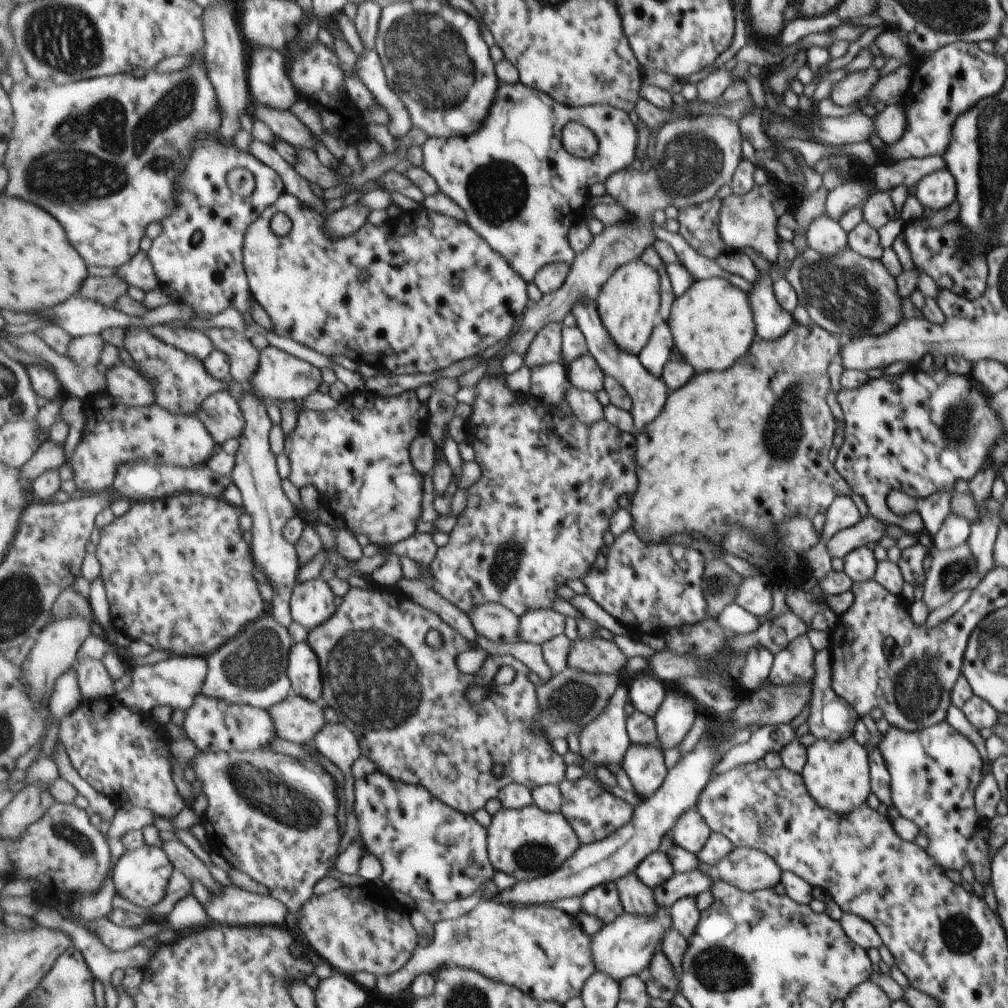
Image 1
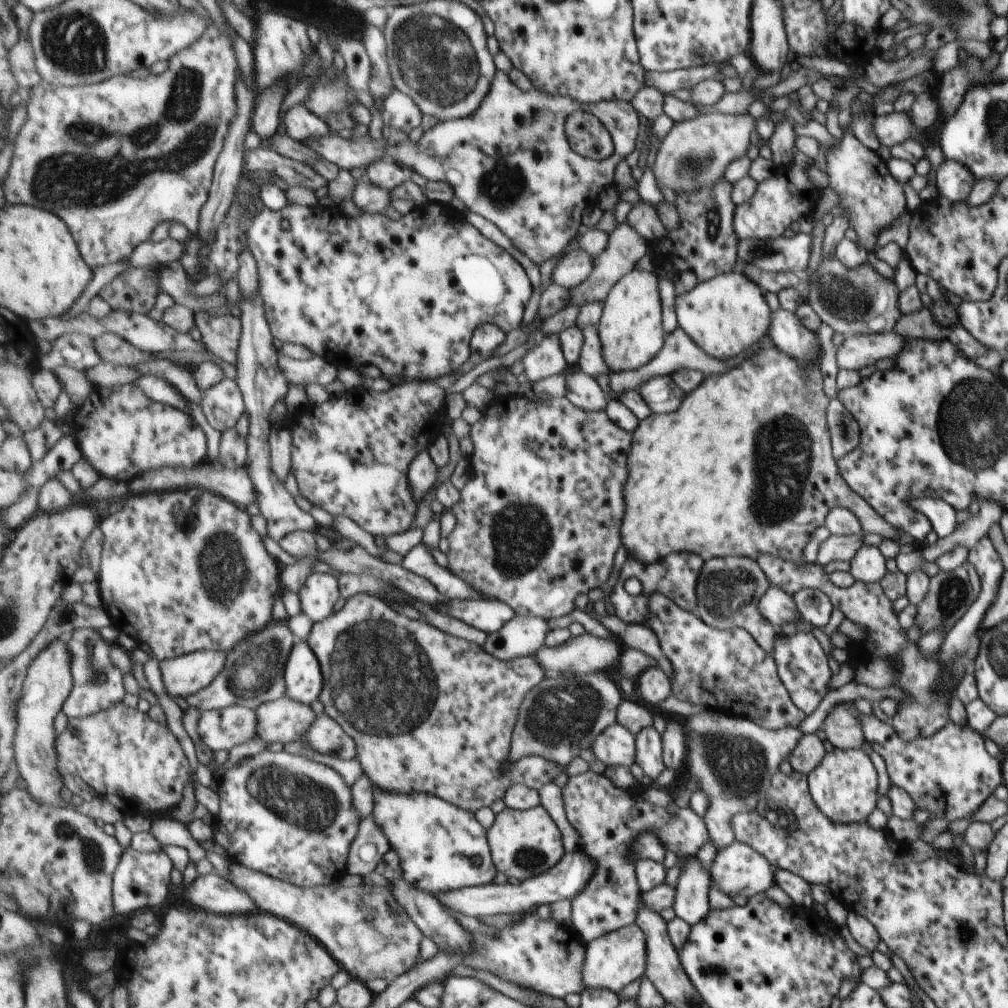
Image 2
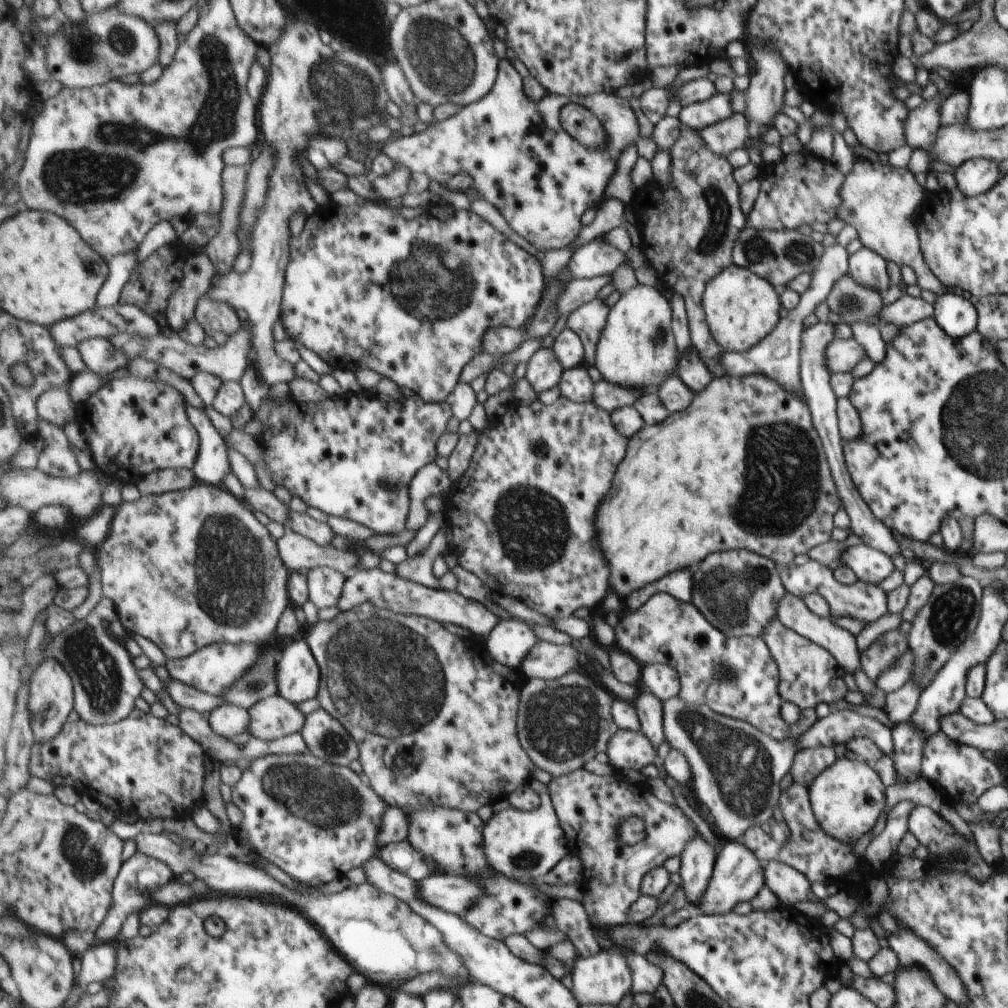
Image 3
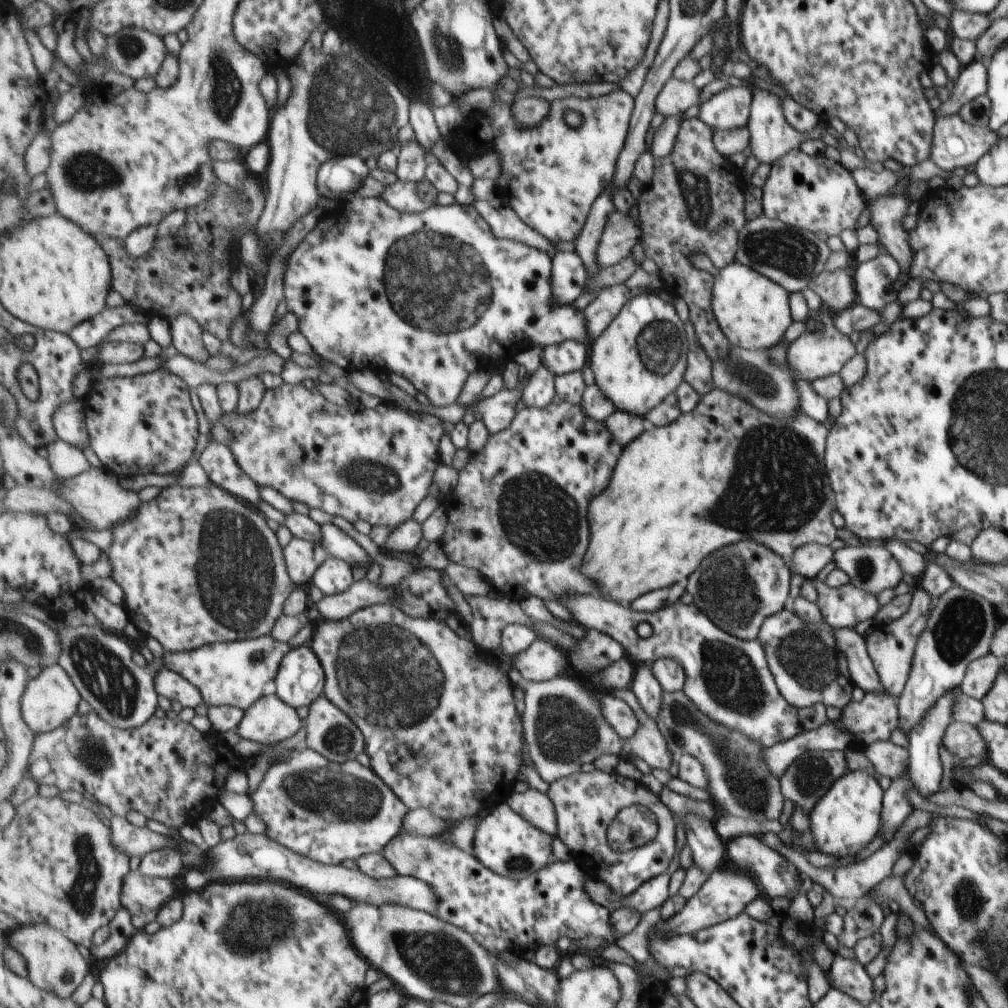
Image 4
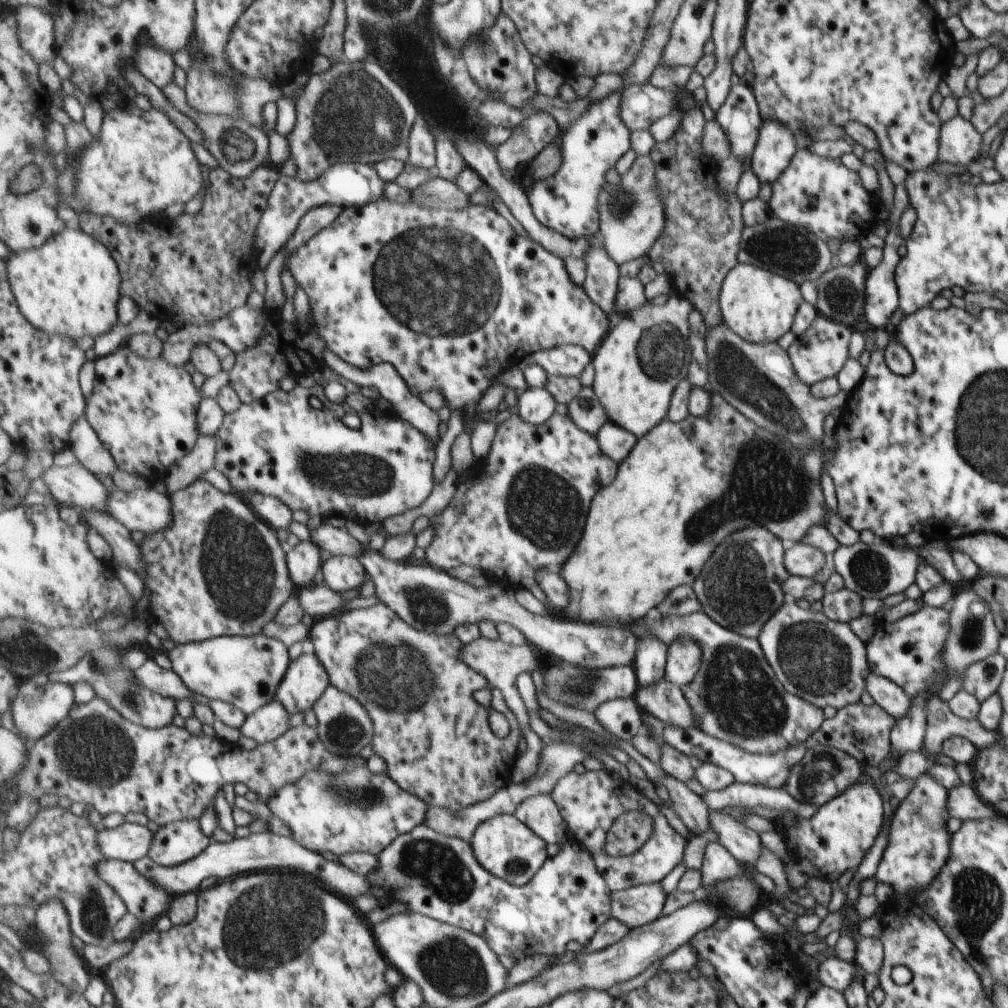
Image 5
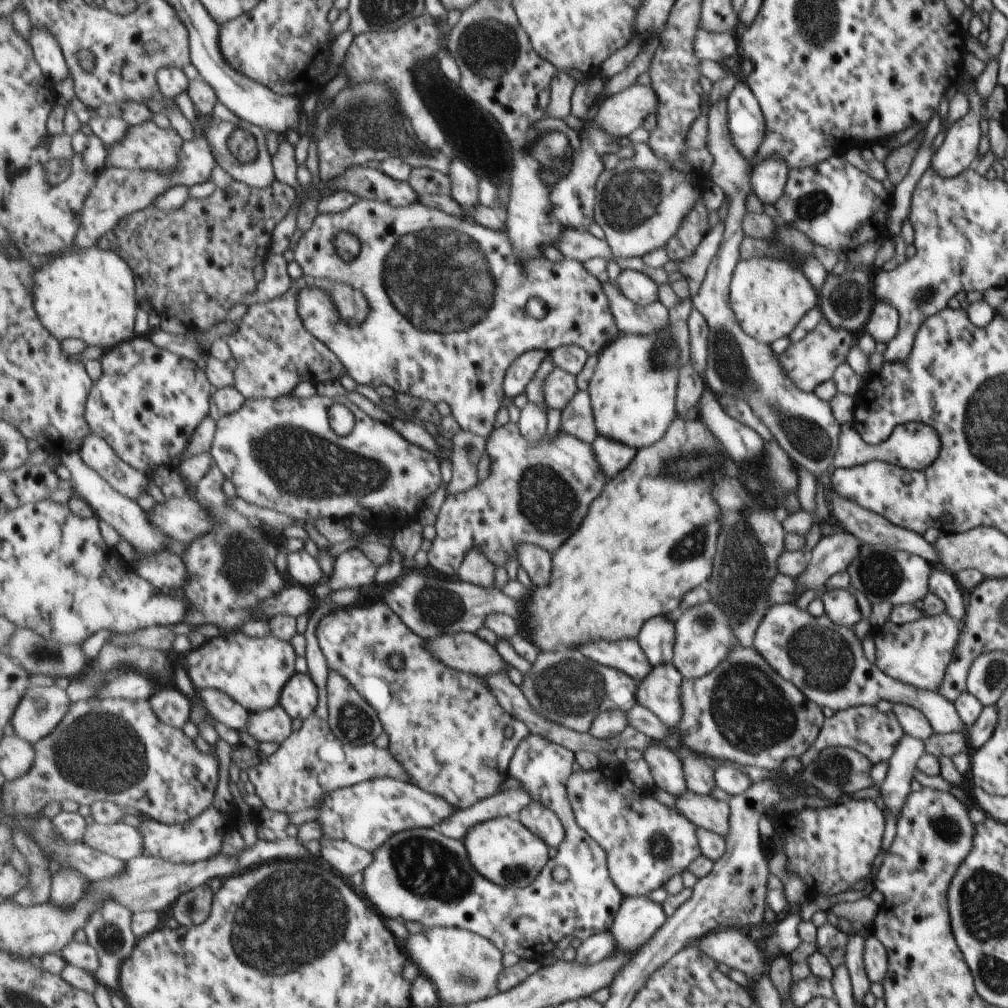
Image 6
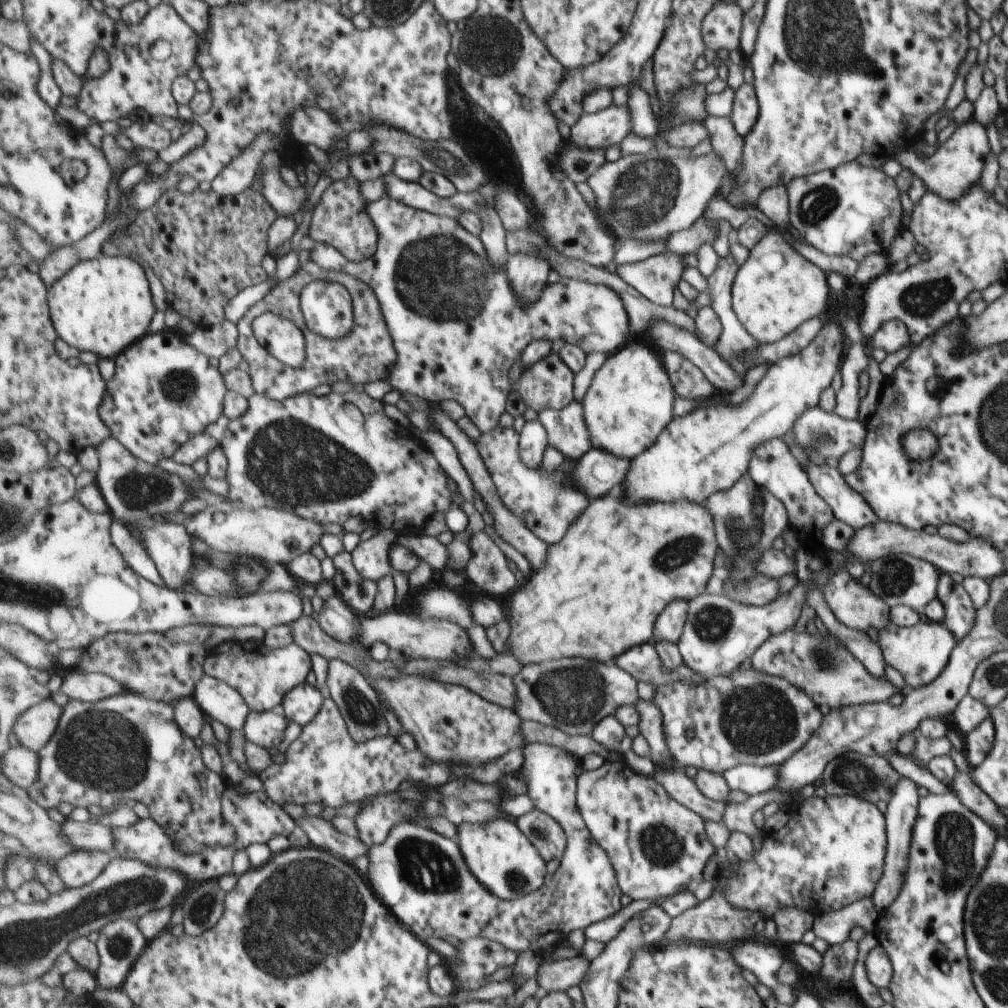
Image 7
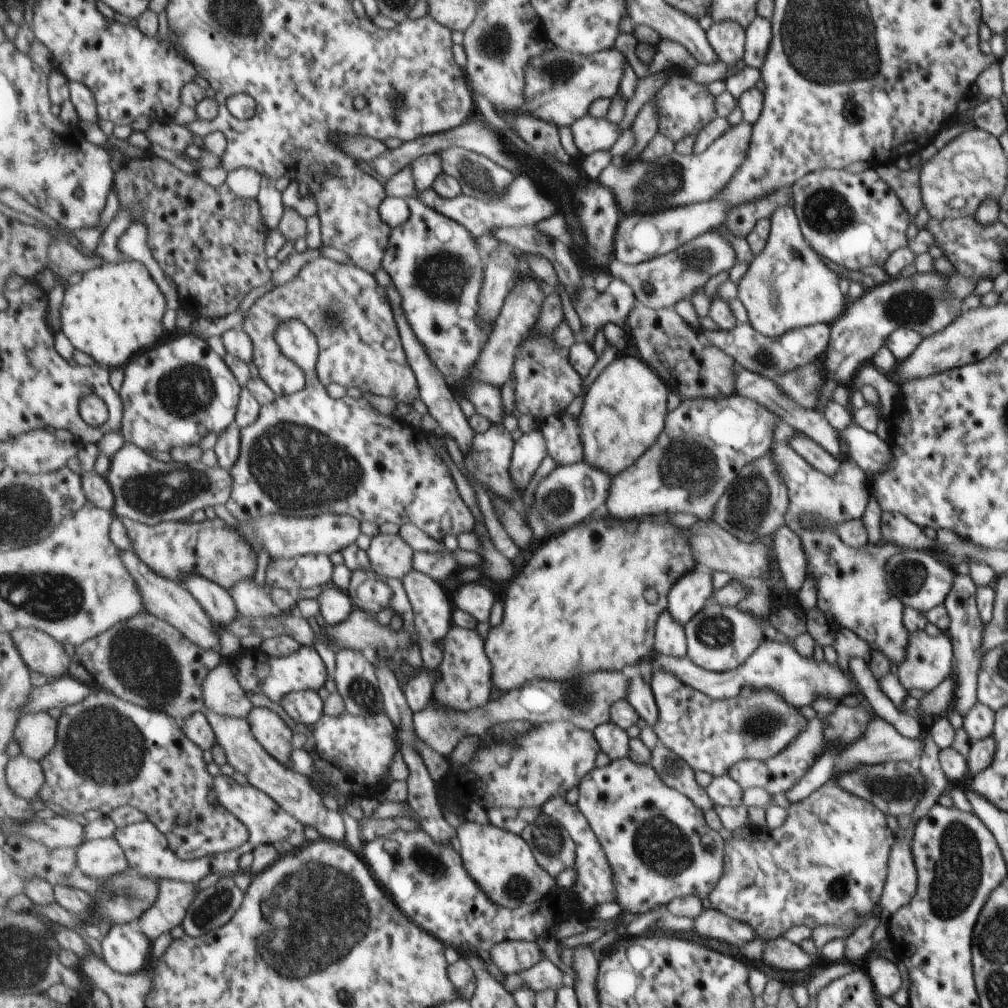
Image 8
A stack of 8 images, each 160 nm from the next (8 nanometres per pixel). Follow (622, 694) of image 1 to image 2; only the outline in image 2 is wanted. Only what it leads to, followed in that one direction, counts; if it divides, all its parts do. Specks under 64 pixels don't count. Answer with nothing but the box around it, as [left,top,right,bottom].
[591,722,637,767]

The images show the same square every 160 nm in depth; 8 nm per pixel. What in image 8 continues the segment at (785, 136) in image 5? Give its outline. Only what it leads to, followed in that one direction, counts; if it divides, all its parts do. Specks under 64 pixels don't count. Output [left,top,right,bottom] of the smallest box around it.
[736,207,843,337]

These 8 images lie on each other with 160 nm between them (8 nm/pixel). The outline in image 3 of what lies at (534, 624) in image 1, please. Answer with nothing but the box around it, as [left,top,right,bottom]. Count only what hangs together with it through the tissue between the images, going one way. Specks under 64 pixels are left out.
[484,618,540,669]

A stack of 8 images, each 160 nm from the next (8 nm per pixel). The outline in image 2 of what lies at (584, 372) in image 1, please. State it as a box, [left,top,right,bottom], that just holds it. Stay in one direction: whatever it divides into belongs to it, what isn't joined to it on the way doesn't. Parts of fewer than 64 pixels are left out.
[578,325,611,376]

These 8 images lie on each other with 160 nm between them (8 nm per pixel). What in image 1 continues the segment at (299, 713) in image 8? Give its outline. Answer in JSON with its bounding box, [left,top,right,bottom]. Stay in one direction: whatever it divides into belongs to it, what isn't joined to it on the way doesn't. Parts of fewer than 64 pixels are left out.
[288,641,324,702]

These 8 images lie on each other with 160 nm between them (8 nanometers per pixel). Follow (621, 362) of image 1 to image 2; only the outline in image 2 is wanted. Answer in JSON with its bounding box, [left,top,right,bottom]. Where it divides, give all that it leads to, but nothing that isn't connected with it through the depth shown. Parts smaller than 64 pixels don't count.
[639,376,683,414]

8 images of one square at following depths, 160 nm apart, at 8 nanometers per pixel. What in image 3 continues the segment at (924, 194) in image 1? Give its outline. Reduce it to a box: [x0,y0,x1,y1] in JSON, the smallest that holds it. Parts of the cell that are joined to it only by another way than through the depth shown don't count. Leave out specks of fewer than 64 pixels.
[955,159,1002,197]

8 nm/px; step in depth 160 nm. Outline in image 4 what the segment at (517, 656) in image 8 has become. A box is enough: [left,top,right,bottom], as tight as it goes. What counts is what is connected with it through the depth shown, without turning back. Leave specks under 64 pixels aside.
[582,388,836,605]

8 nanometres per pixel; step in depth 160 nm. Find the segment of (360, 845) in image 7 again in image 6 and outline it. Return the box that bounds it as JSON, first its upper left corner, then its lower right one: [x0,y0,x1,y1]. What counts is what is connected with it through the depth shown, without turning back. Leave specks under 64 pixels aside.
[320,837,375,876]

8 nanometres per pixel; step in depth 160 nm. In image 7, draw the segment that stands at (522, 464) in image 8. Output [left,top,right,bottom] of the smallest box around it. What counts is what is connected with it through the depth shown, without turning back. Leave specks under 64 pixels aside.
[520,420,550,469]

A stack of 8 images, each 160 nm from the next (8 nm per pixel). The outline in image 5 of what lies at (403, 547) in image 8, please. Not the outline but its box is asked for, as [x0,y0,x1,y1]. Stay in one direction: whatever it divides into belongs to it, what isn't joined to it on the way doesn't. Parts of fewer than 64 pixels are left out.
[323,555,368,592]

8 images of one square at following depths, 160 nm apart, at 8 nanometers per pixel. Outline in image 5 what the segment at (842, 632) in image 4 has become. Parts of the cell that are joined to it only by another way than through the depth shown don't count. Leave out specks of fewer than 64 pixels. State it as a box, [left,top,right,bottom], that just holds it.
[866,672,910,720]

